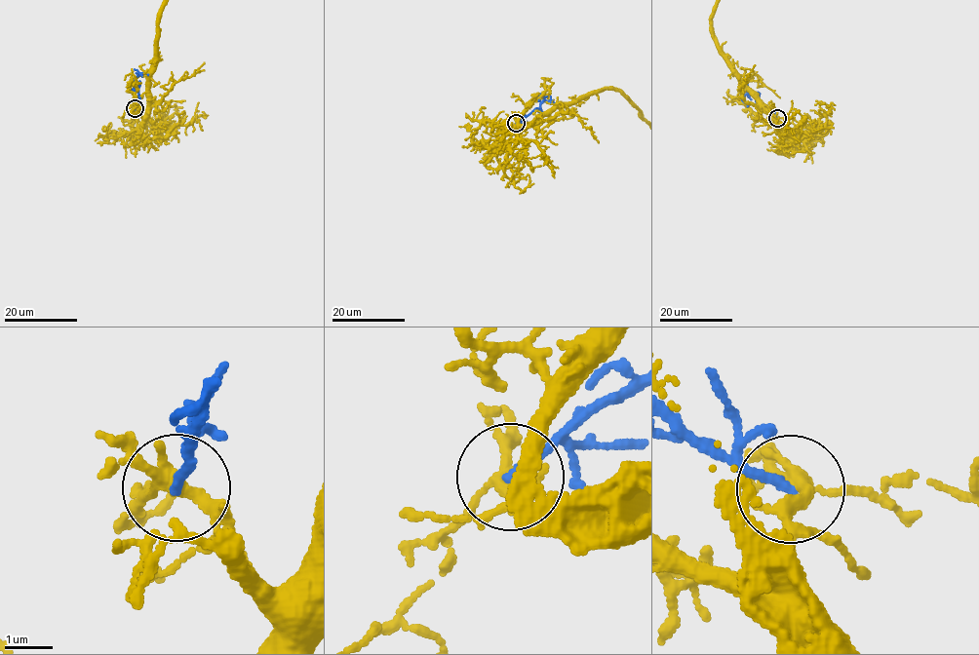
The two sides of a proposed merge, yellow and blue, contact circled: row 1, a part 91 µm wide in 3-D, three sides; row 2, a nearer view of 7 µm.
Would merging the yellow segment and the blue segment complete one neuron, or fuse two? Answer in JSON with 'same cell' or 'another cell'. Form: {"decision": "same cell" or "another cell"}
{"decision": "another cell"}

